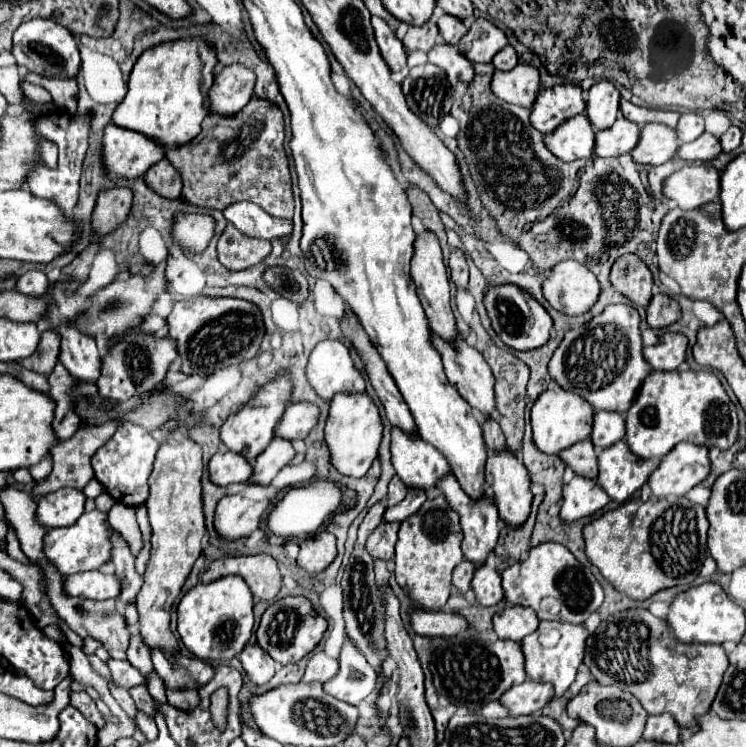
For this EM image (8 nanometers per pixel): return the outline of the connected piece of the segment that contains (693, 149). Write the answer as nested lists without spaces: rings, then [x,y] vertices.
[[[702,133],[692,143],[684,143],[678,147],[678,157],[684,161],[712,161],[722,151],[718,137],[710,133]]]

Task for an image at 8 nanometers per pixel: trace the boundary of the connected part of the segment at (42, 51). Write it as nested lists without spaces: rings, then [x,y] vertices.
[[[30,19],[18,27],[14,33],[14,47],[12,55],[18,65],[24,65],[28,71],[38,73],[42,77],[54,77],[54,79],[76,79],[80,71],[80,51],[78,41],[74,35],[50,19]]]

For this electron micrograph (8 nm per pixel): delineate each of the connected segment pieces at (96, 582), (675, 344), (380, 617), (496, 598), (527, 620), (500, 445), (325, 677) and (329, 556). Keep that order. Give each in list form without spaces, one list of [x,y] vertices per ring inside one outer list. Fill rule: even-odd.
[[[86,571],[66,577],[64,593],[84,599],[116,599],[120,595],[120,581],[116,575],[100,571]]]
[[[674,333],[666,341],[658,341],[652,347],[644,347],[644,357],[652,365],[652,369],[672,371],[686,361],[686,349],[688,337],[682,333]]]
[[[376,503],[366,513],[364,521],[358,527],[358,539],[356,539],[356,545],[354,545],[354,551],[352,551],[352,559],[350,559],[348,567],[344,569],[344,575],[342,575],[342,589],[346,593],[346,605],[344,605],[346,635],[362,651],[362,655],[374,667],[374,671],[378,675],[382,673],[382,663],[388,655],[386,653],[386,637],[384,637],[384,611],[382,611],[382,605],[380,605],[378,587],[374,583],[374,563],[372,563],[372,557],[368,555],[364,543],[366,543],[368,535],[380,525],[382,513],[384,513],[384,503]]]
[[[490,565],[478,567],[472,579],[472,591],[476,593],[476,599],[482,607],[498,605],[504,599],[504,591],[500,585],[500,573]]]
[[[514,605],[504,607],[500,613],[494,615],[494,631],[500,639],[512,639],[516,643],[522,643],[522,637],[534,633],[538,629],[538,617],[534,609]]]
[[[494,419],[482,421],[482,429],[484,429],[484,441],[486,441],[490,451],[498,453],[498,451],[506,449],[506,437],[504,437],[500,425]]]
[[[318,651],[318,653],[314,653],[314,655],[310,657],[302,681],[306,681],[306,683],[310,683],[310,681],[326,683],[326,681],[330,681],[336,673],[338,673],[338,659],[332,659],[332,657],[328,657],[324,651]]]
[[[318,531],[300,541],[298,565],[308,573],[324,571],[336,557],[336,537],[328,531]]]

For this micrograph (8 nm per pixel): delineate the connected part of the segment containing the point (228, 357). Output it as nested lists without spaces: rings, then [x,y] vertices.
[[[192,297],[178,301],[166,317],[168,337],[176,341],[178,357],[182,359],[182,373],[212,375],[218,367],[230,367],[252,359],[264,339],[264,323],[256,305],[232,297]]]

